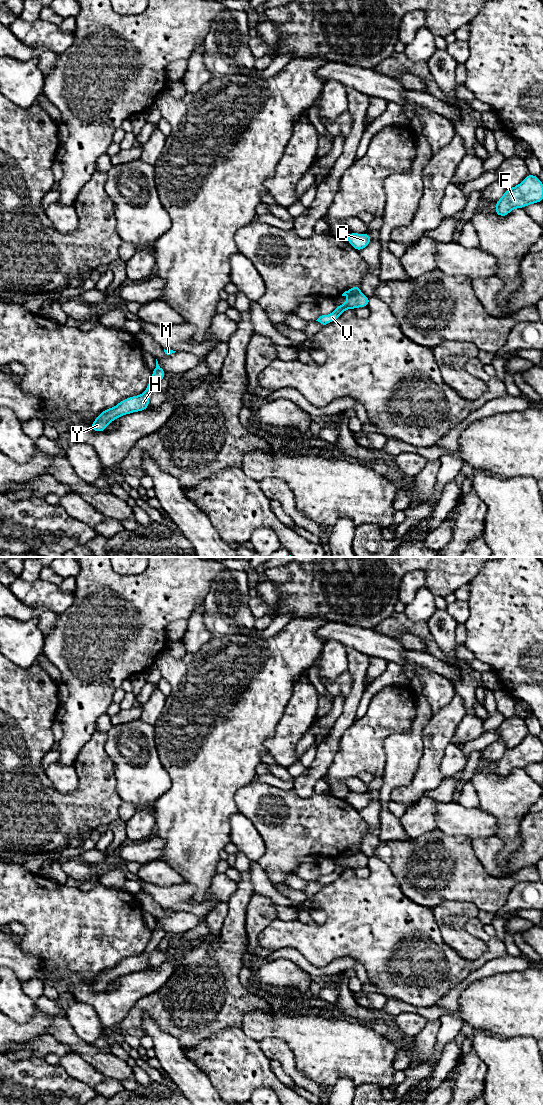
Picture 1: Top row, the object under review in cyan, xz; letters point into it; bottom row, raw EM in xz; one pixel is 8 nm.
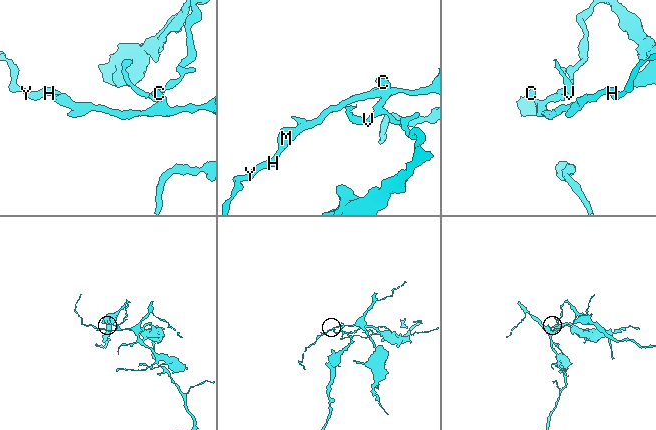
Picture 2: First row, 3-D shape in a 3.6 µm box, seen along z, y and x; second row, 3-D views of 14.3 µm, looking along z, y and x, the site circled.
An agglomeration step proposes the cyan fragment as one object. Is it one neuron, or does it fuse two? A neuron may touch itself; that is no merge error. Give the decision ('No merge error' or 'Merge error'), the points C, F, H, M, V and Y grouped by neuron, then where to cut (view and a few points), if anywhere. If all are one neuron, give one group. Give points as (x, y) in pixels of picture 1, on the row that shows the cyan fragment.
Merge error. Groups: C F H M Y / V. Split along xz (360, 291), (349, 297)

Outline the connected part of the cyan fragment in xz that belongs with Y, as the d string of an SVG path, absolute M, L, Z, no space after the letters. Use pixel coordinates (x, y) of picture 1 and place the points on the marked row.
M156 359L156 367L152 371L152 377L146 390L141 395L131 396L122 400L116 406L103 410L91 423L92 430L94 432L103 432L109 423L115 419L130 413L147 410L151 393L158 387L158 384L166 375L165 370L158 365Z

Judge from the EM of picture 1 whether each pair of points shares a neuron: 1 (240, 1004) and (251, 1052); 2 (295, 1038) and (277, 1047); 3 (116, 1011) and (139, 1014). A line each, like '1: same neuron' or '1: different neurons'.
1: different neurons
2: different neurons
3: different neurons

